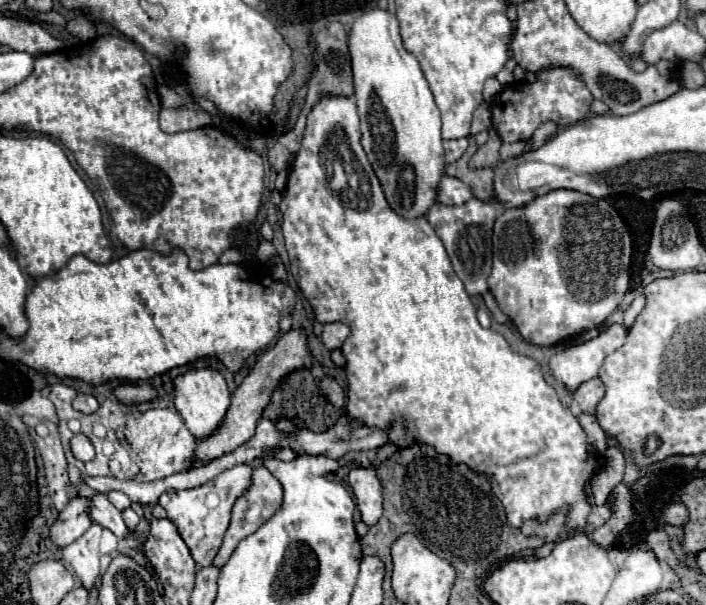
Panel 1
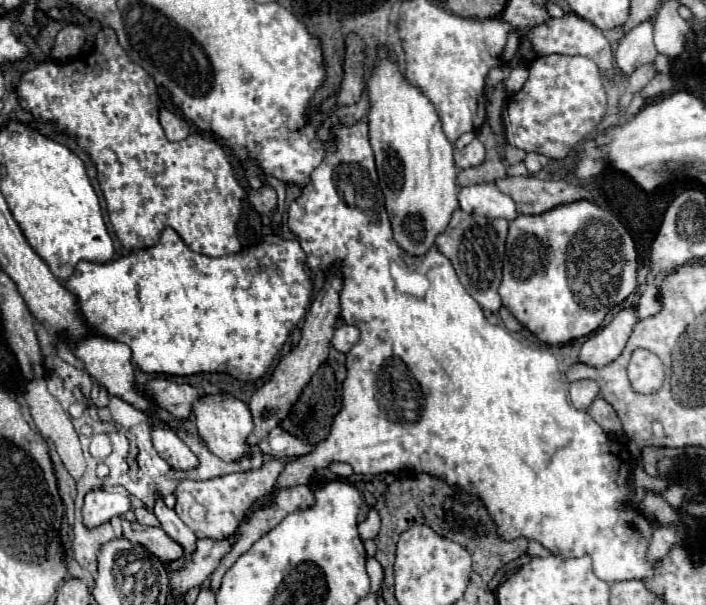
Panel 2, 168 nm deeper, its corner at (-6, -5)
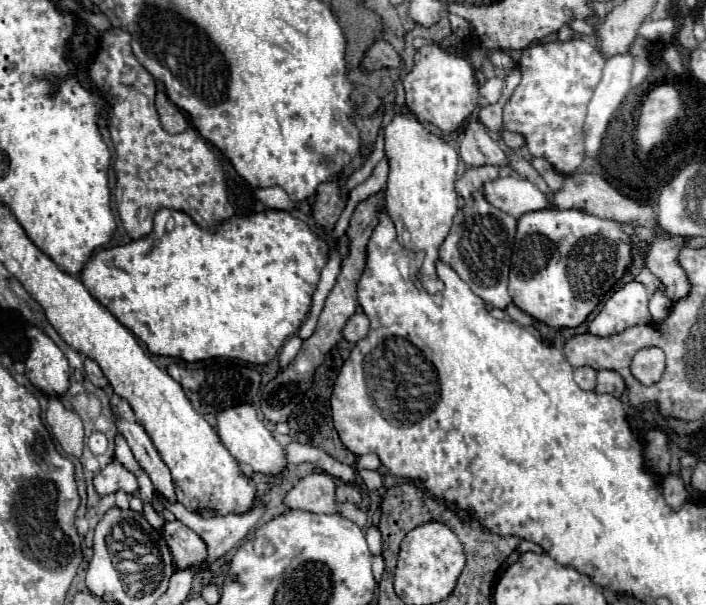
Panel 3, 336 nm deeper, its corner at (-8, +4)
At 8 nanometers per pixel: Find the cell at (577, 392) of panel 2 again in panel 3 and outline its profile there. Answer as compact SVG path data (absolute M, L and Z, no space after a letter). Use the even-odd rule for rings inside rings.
M578 367L578 369L574 369L574 379L576 379L576 383L582 389L592 391L596 387L596 369L592 369L592 367Z

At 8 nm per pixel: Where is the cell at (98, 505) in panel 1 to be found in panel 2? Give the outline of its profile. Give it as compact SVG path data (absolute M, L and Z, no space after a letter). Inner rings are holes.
M122 520L122 536L134 544L144 546L150 554L158 556L164 562L172 562L182 556L182 548L170 540L162 528L150 528L138 522Z

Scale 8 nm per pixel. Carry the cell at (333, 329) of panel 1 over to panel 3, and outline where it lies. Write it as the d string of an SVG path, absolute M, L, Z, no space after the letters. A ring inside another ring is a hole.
M358 311L356 315L350 317L348 325L344 327L344 339L356 343L356 341L360 341L360 339L364 339L368 335L368 329L370 329L368 317L364 315L364 311Z

